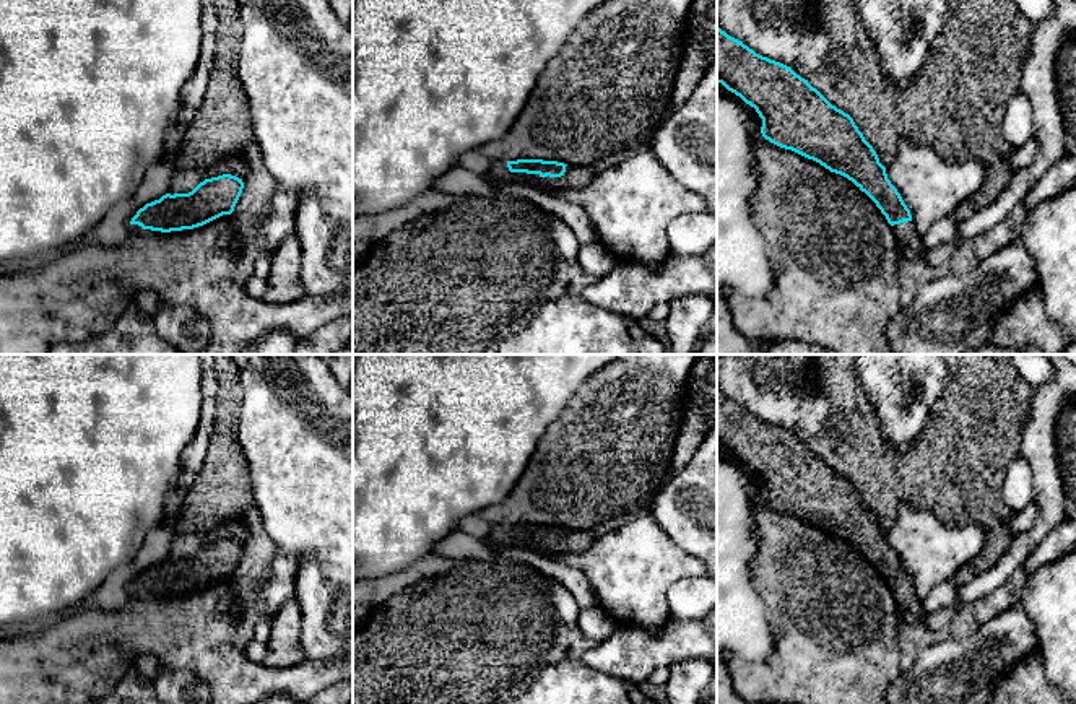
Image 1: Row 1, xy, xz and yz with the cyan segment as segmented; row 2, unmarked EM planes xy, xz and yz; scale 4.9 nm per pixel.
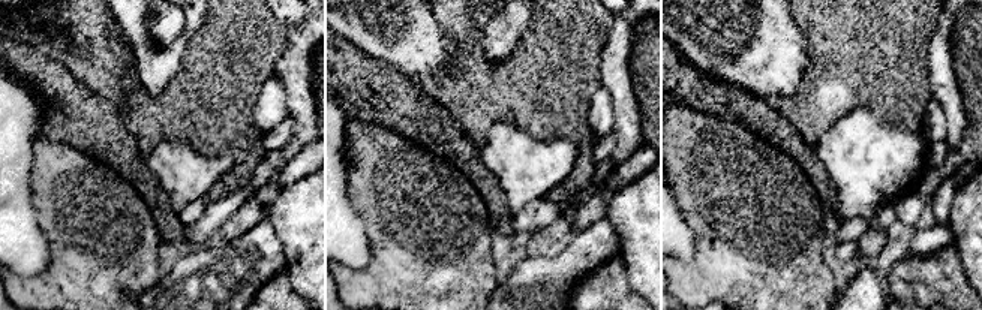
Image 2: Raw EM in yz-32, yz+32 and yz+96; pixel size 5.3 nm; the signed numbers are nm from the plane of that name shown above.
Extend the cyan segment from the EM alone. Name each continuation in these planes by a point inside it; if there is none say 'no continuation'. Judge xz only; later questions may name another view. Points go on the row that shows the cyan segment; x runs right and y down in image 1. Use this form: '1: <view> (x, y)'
1: xz (574, 178)

